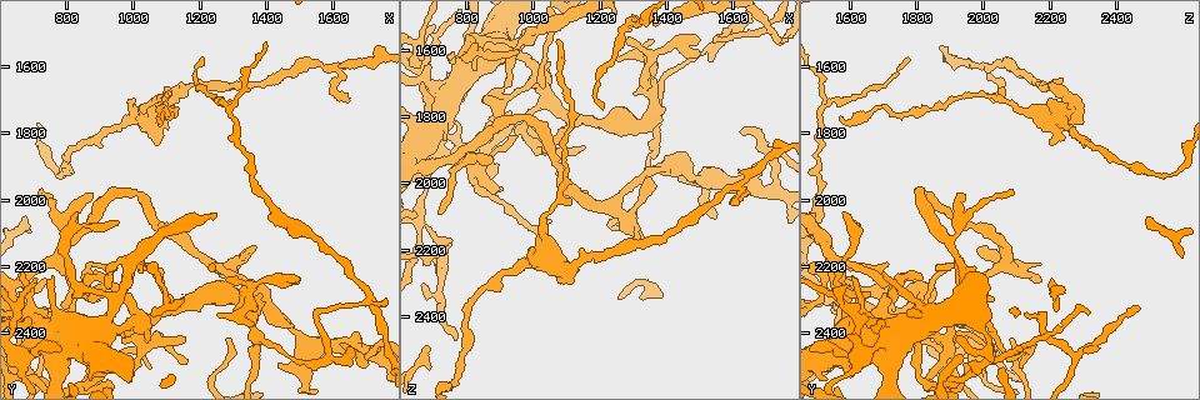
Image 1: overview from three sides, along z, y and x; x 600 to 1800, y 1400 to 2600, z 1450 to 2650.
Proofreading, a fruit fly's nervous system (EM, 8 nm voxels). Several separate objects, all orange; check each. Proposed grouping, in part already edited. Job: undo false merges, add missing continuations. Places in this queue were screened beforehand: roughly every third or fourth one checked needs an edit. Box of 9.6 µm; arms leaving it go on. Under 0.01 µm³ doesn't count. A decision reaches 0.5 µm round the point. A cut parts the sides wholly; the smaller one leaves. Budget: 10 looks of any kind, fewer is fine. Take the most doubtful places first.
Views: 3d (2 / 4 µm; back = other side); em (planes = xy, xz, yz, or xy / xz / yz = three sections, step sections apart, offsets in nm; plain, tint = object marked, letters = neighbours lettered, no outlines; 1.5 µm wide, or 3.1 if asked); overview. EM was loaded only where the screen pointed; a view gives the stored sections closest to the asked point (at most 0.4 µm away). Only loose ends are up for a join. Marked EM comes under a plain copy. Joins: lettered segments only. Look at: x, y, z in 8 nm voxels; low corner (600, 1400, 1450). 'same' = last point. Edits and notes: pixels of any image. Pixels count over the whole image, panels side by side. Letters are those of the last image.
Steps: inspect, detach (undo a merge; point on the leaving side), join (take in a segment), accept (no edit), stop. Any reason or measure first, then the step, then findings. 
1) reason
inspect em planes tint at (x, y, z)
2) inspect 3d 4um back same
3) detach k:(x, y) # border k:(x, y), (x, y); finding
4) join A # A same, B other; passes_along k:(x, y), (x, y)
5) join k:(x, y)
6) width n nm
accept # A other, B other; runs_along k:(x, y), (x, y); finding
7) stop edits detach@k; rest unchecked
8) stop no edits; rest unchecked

branch stops here
inspect 3d 4um at (1310, 2190, 2170)

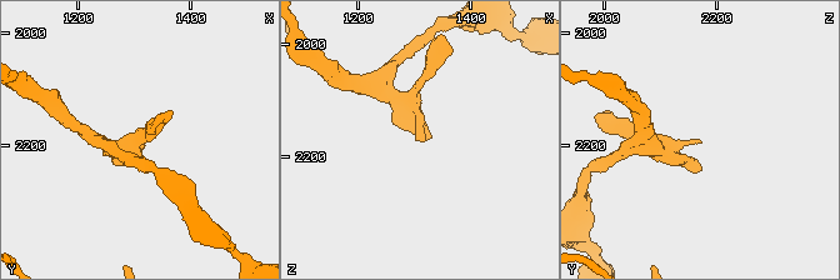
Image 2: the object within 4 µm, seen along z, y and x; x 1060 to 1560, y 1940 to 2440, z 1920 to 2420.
inspect em xy step 8 tint at (1320, 2190, 2175)

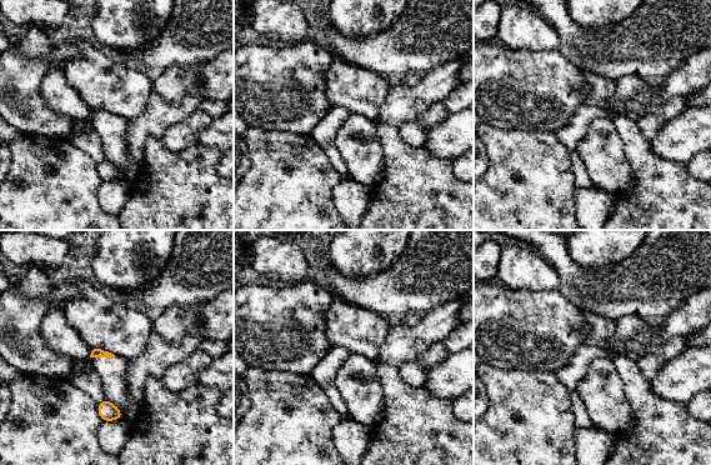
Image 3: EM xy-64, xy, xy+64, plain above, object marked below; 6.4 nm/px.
cut it another way
inspect em planes letters same

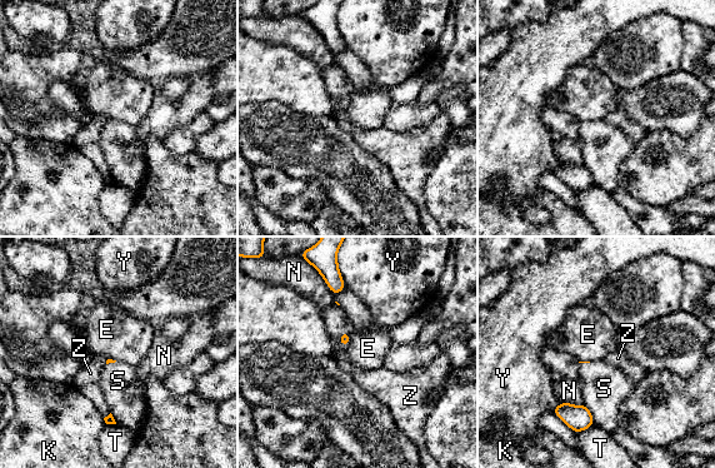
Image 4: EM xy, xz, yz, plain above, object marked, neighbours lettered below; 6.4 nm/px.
join S # E other, K other, N other, S same, T other, Y other, Z other; it goes on there

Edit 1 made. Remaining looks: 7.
inspect overview

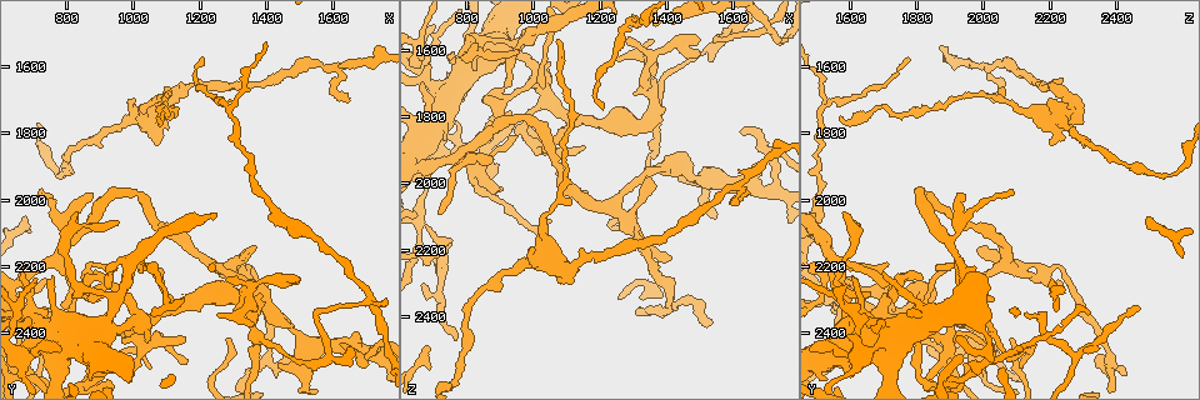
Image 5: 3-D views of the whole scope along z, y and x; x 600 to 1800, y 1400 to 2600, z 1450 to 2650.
inspect em planes letters at (670, 2240, 1950)

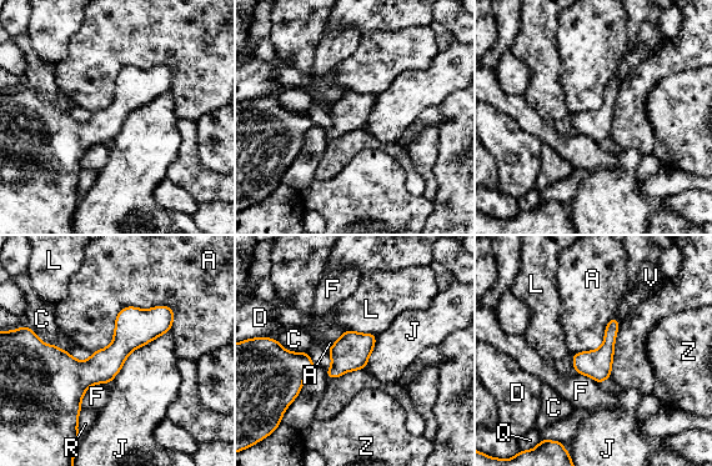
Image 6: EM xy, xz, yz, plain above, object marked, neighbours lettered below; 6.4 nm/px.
width 190 nm; longest_contact A 600 nm
accept # A other, C other, D other, F other, J other, L other, Q other, R other, V other, Z other; continuous, no second neuron

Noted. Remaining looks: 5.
long arm stops here
inspect 3d 2um at (1070, 1750, 1580)

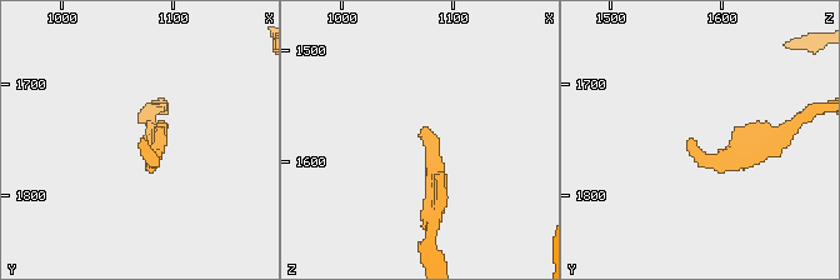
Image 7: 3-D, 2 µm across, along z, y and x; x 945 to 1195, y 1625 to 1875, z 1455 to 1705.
inspect em planes letters at (1072, 1752, 1572)

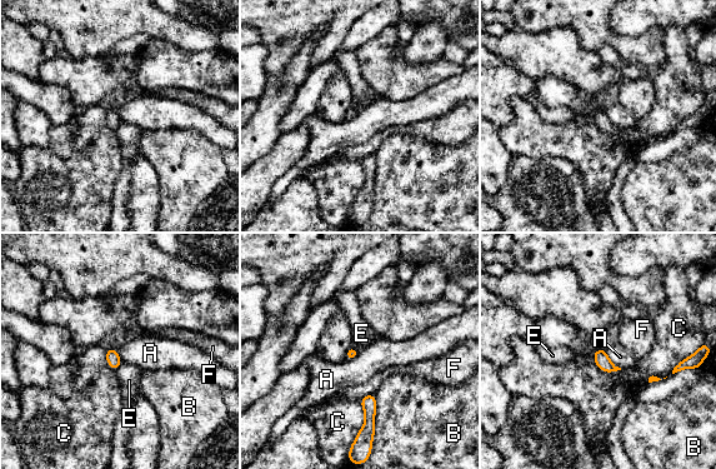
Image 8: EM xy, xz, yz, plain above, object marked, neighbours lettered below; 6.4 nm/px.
accept # A other, B other, C other, E other, F other; border 8:(360, 402), (364, 424), (354, 439); none of them fits

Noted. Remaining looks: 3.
thin end
inspect 3d 2um at (1530, 2510, 2410)

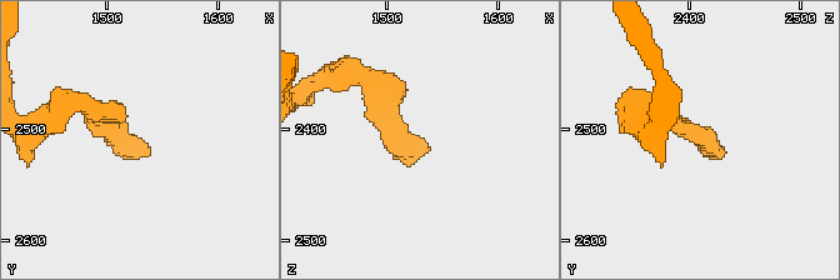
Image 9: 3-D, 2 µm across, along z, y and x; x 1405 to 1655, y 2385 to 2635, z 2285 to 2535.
need the tissue
inspect em yz step 4 tint at (1536, 2520, 2414)

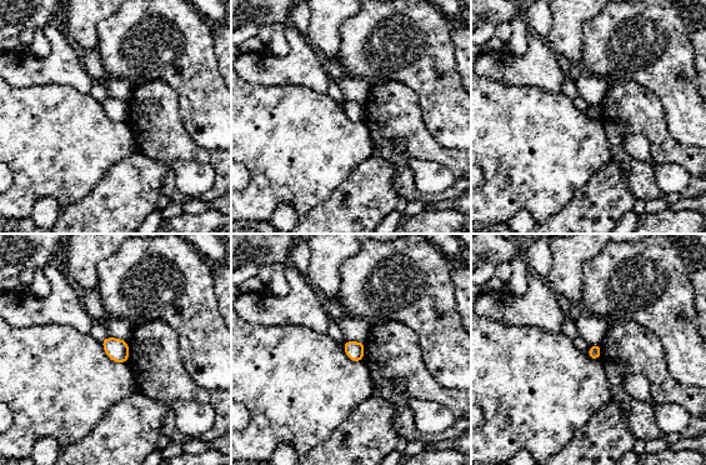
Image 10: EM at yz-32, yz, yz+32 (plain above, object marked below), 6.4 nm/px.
inspect em planes letters same

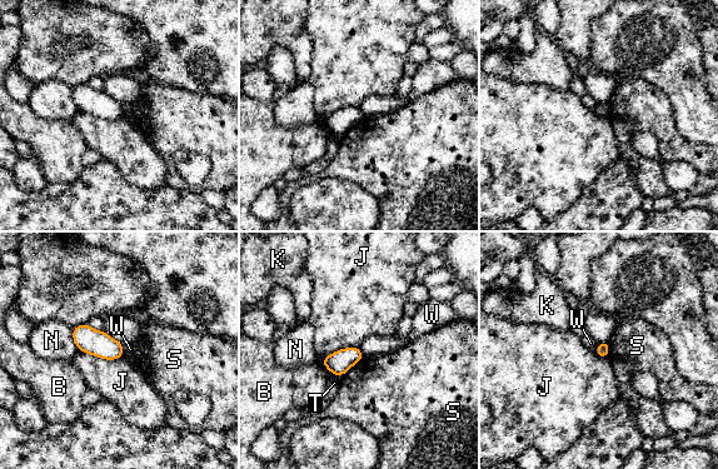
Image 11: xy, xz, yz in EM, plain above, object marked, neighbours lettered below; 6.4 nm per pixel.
accept # B other, J other, K other, N other, S other, T other, W other; border 11:(121, 345), (123, 357); none of them fits

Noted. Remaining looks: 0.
stop edits join@4; rest unchecked

